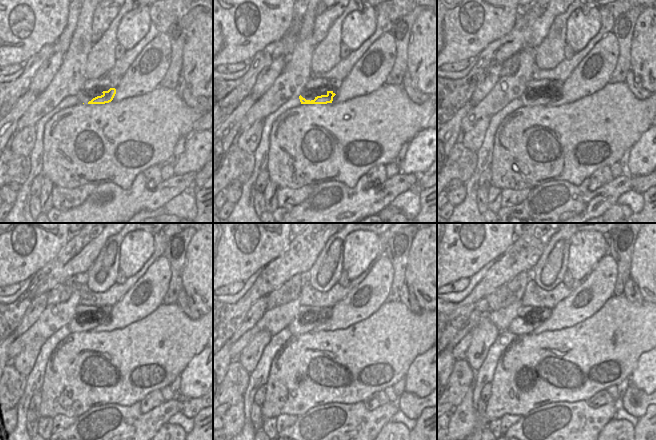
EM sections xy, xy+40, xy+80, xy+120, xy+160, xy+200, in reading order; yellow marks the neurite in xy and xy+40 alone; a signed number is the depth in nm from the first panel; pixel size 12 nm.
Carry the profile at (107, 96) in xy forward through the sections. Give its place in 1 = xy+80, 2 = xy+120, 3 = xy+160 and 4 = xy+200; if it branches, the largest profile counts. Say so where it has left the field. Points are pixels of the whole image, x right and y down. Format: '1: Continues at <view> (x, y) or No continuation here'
1: Continues at xy+80 (541, 100)
2: Continues at xy+120 (75, 326)
3: Continues at xy+160 (299, 326)
4: Continues at xy+200 (519, 326).

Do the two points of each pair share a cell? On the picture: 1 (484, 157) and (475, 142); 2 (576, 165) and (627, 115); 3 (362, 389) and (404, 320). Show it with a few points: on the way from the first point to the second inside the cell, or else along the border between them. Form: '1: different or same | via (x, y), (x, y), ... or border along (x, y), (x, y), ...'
1: different | border along (488, 127), (482, 145), (475, 152)
2: same | via (572, 147), (584, 135), (595, 131), (609, 121)
3: same | via (384, 384), (392, 379), (395, 372), (395, 342)

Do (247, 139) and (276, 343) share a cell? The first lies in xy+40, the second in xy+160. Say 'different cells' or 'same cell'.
different cells

